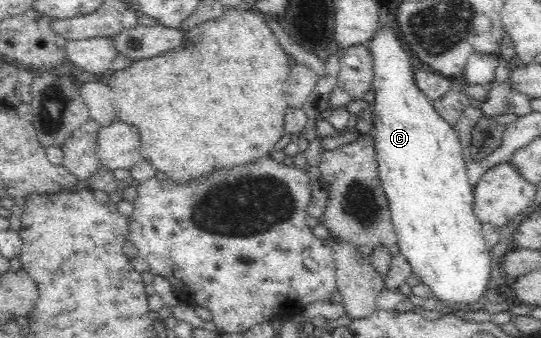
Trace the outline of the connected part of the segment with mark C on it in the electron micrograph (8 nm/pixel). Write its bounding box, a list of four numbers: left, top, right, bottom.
[366,24,491,307]

